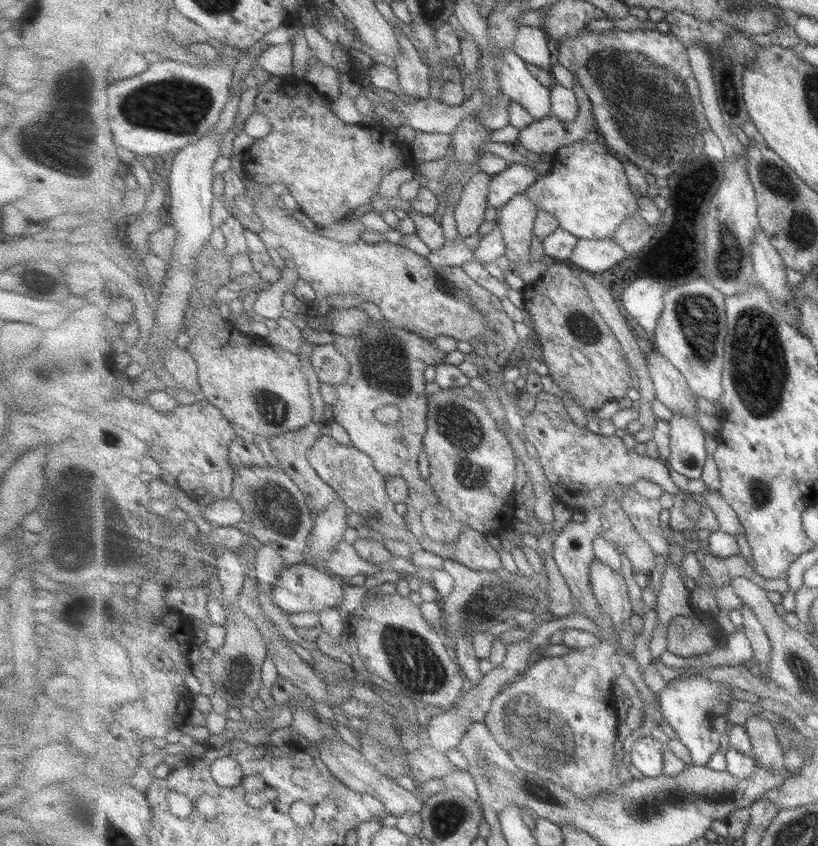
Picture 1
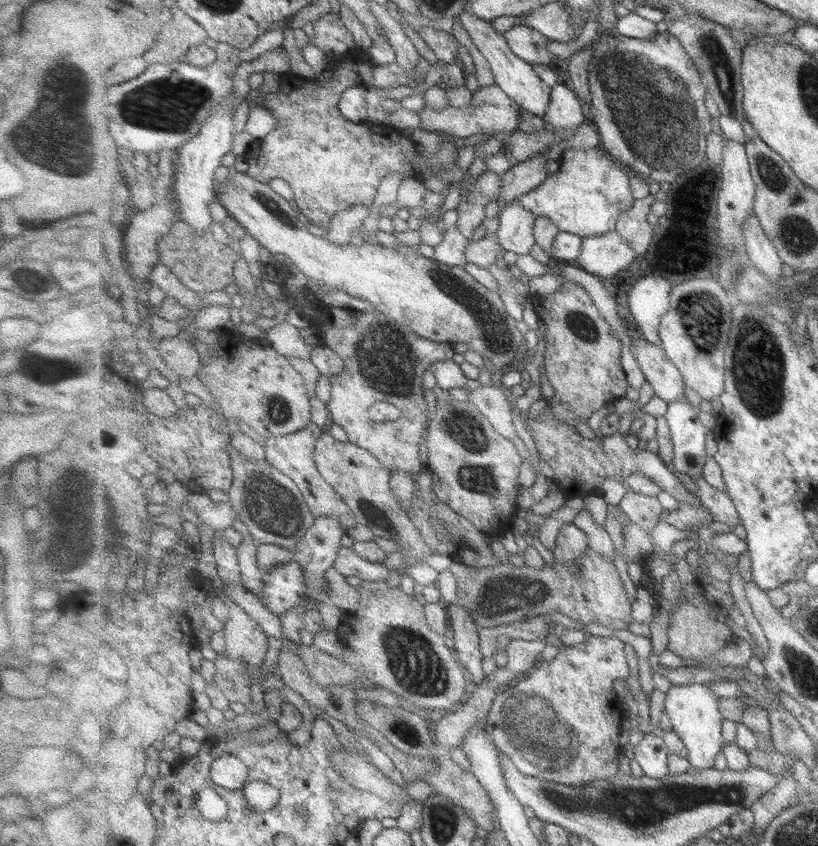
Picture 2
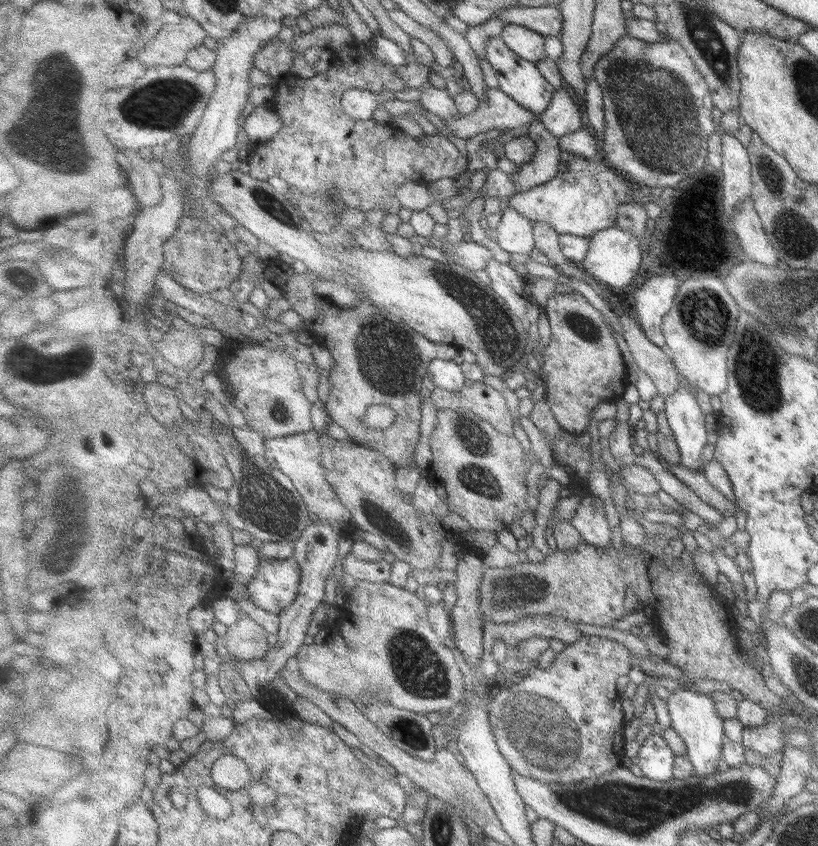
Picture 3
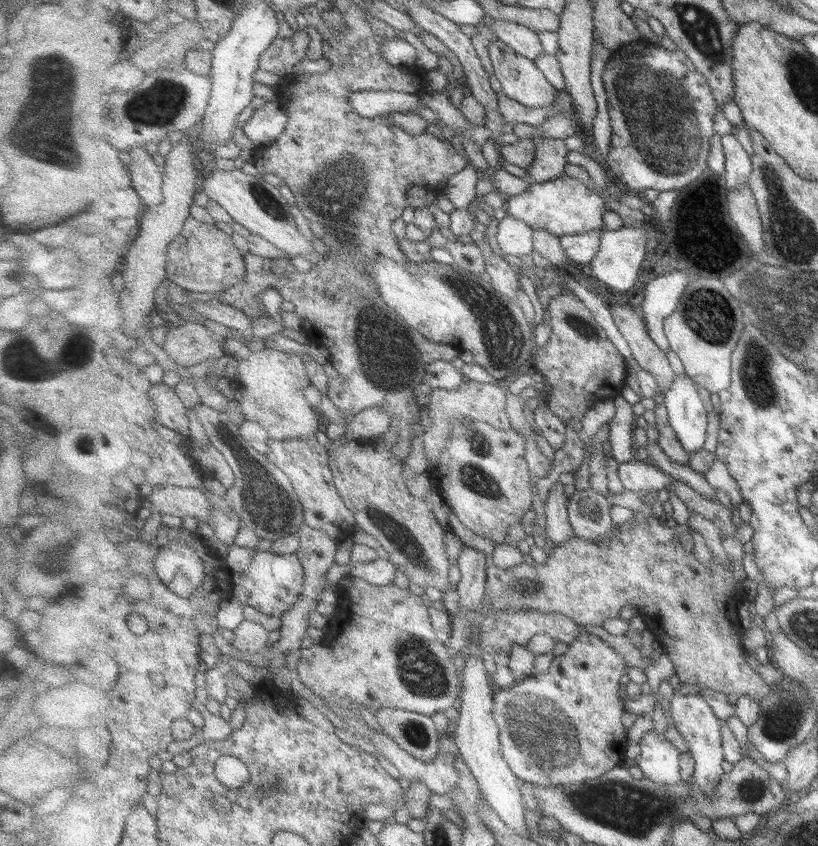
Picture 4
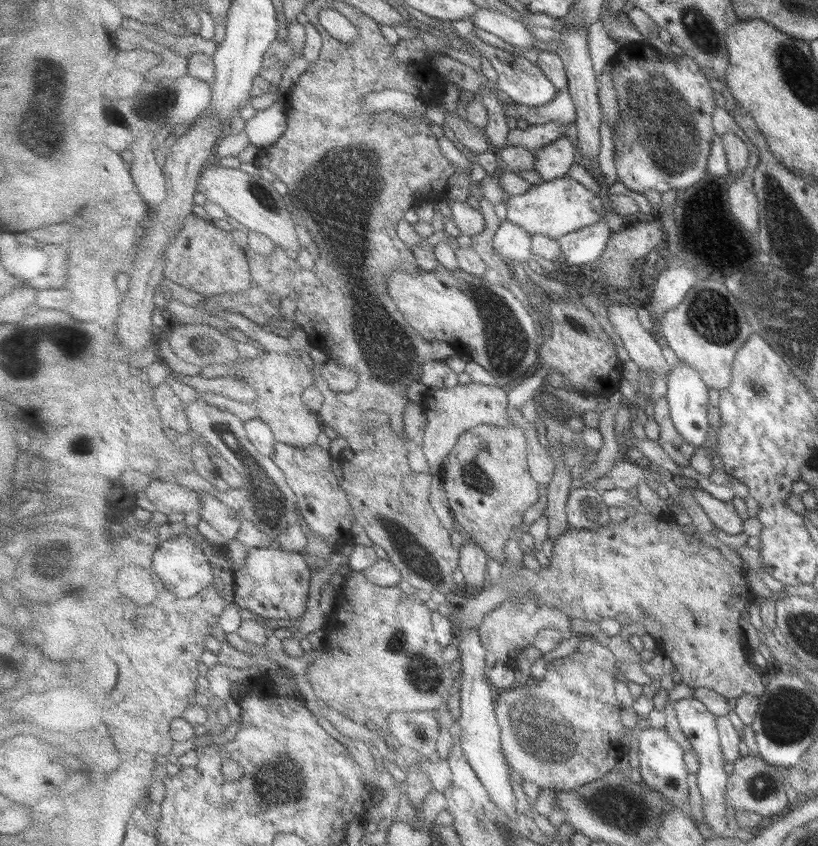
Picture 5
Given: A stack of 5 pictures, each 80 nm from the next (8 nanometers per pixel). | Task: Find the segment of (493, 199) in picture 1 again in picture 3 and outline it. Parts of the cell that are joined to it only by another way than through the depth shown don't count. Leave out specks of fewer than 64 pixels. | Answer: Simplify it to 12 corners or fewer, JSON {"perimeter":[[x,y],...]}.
{"perimeter":[[540,119],[527,125],[538,150],[511,174],[519,193],[560,173],[560,140]]}

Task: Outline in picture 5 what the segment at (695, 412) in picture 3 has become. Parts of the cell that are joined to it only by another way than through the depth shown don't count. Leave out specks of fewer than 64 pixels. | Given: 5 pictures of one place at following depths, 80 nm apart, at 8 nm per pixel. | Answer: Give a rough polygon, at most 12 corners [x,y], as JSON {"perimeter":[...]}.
{"perimeter":[[682,363],[667,379],[671,420],[697,448],[708,439],[709,388]]}

